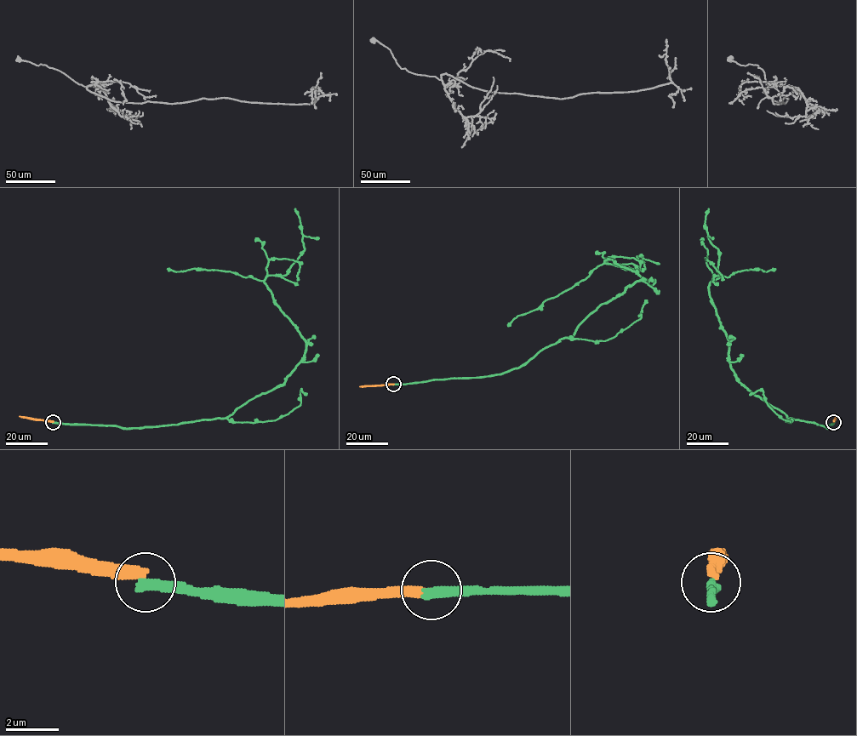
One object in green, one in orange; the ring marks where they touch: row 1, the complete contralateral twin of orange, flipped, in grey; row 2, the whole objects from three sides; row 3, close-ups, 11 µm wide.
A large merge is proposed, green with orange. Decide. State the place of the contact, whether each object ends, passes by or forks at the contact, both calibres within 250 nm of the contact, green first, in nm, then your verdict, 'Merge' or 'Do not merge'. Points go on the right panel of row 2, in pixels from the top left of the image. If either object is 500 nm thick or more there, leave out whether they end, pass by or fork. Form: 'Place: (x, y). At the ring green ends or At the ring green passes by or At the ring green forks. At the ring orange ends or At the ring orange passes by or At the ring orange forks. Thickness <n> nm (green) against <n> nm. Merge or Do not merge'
Place: (833, 422). At the ring green ends. At the ring orange ends. Thickness 380 nm (green) against 340 nm. Do not merge

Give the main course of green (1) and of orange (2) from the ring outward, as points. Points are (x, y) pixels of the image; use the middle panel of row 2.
1: (393, 384), (482, 377), (520, 368), (570, 338), (601, 305), (646, 279), (606, 259), (507, 326)
2: (393, 384), (359, 386)

